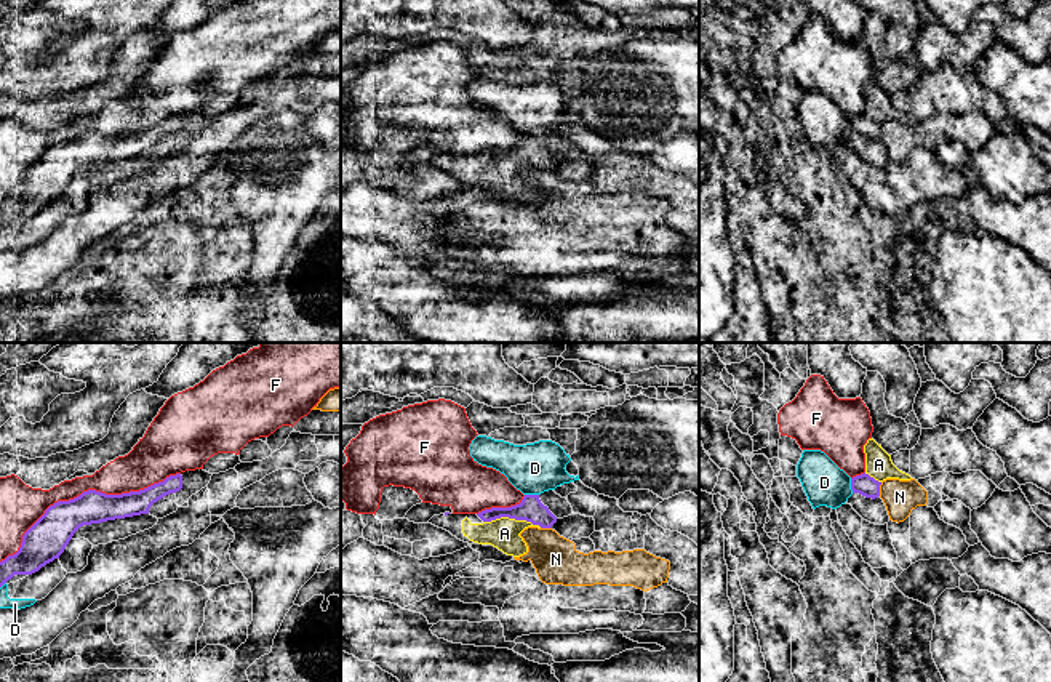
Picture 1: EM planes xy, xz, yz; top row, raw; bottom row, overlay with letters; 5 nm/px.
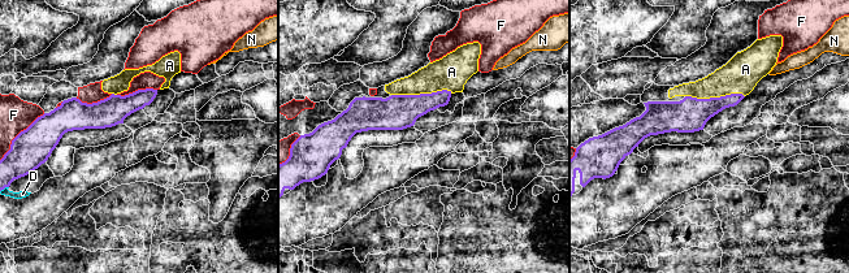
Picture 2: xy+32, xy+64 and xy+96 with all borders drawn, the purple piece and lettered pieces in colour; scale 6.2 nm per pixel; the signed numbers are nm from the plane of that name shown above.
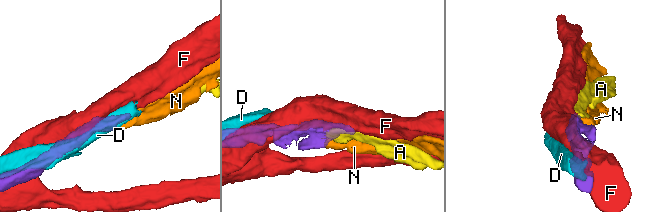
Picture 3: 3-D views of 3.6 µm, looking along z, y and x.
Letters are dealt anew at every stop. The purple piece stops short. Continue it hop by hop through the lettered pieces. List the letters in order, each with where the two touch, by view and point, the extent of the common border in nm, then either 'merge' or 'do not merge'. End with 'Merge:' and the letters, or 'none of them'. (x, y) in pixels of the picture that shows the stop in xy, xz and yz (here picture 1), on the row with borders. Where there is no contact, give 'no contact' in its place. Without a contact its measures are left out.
A: xz (512, 517) | 300 nm | merge
D: xz (531, 495) | 70 nm | do not merge
F: xy (83, 492) | 1000 nm | do not merge
N: yz (879, 489) | 70 nm | do not merge
Merge: A

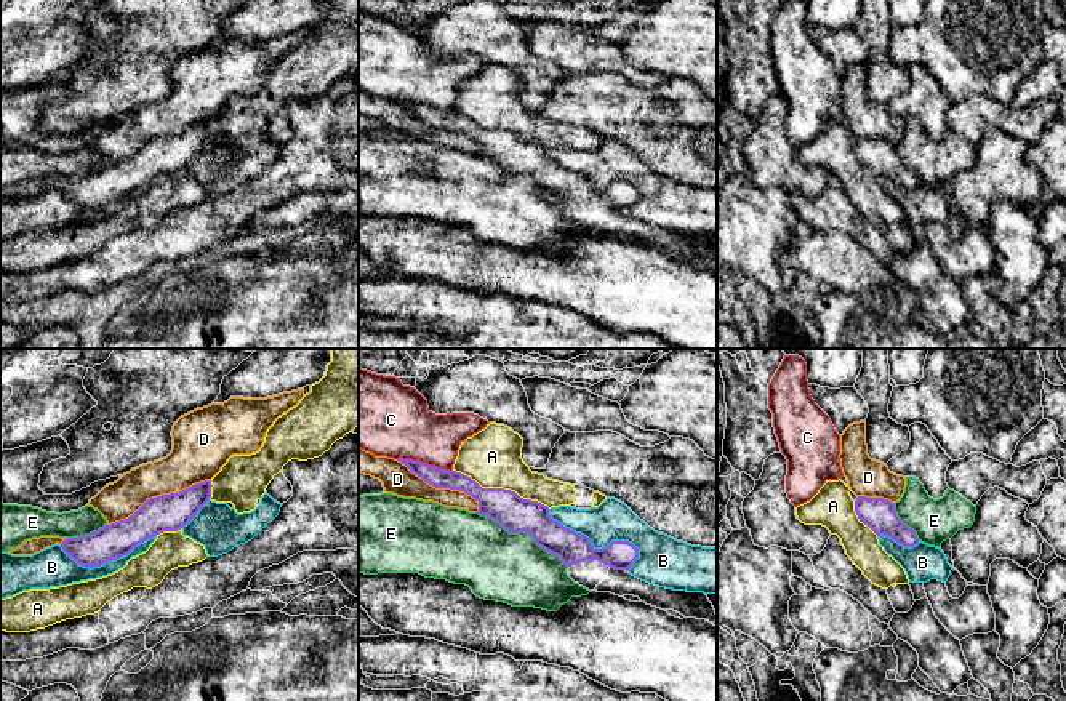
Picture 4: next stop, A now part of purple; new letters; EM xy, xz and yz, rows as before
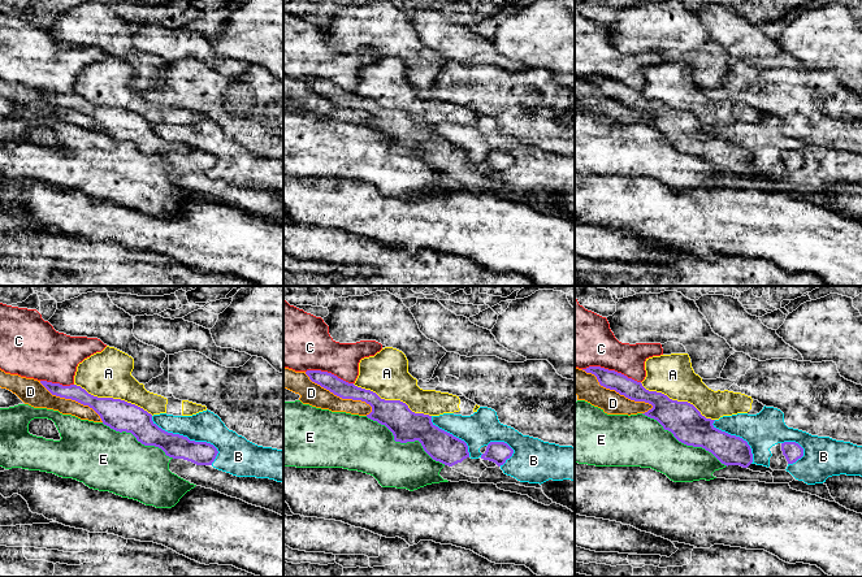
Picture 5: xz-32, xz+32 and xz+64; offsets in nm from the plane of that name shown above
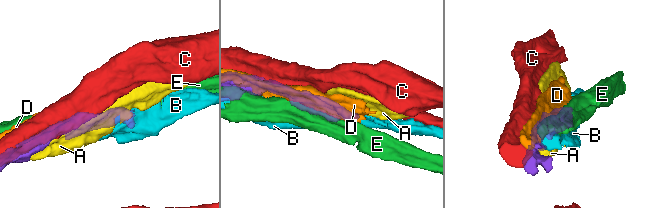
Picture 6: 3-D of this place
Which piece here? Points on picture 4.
A: xz (501, 488) | 500 nm | do not merge
B: xz (593, 546) | 500 nm | do not merge
C: xz (424, 463) | 280 nm | do not merge
D: xy (159, 496) | 550 nm | do not merge
E: xz (524, 532) | 550 nm | do not merge
Merge: none of them

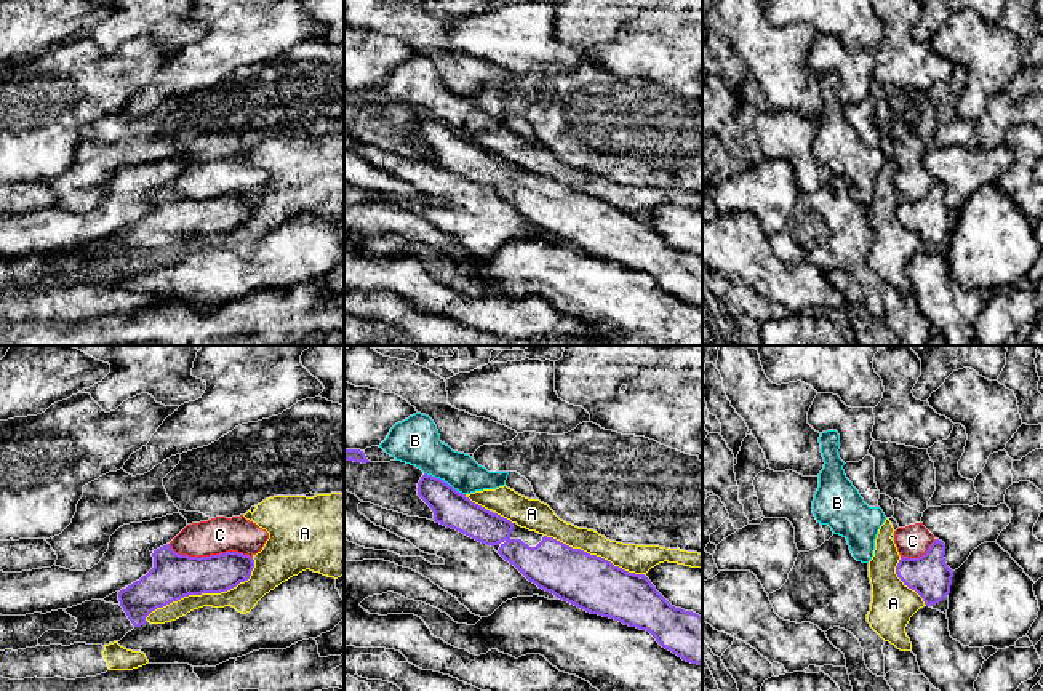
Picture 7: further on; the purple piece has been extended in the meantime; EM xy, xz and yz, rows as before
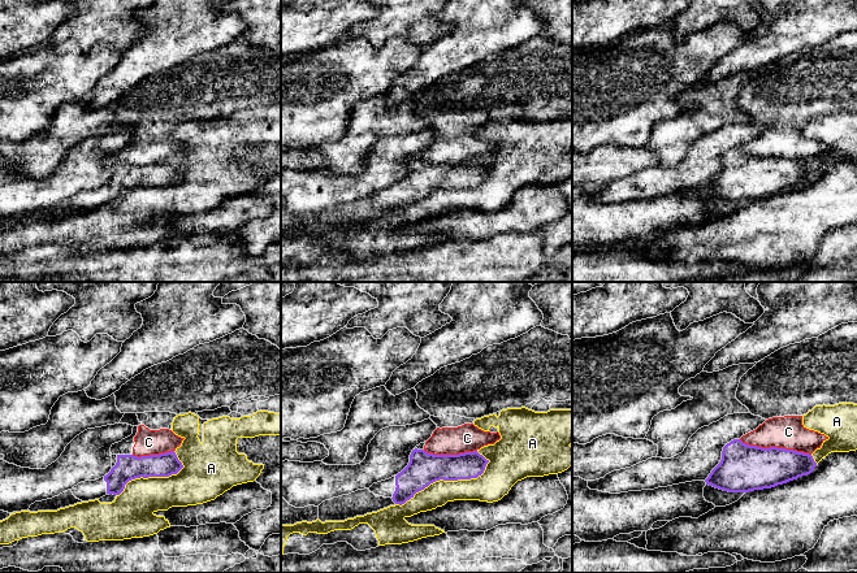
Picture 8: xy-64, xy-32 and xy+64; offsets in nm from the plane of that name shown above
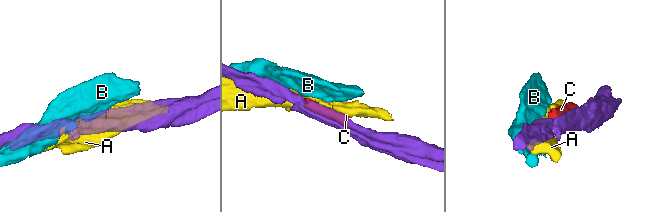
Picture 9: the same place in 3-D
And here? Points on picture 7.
A: xy (207, 592) | 650 nm | do not merge
B: xz (443, 482) | 240 nm | do not merge
C: xy (210, 555) | 420 nm | do not merge
Merge: none of them

